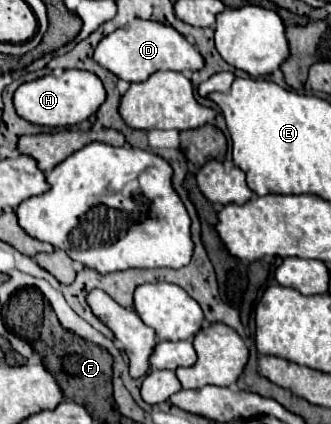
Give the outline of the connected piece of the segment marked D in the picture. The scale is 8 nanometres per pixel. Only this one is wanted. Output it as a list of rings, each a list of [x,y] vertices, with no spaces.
[[[134,19],[126,23],[124,27],[116,29],[114,33],[106,35],[94,51],[94,61],[100,67],[114,73],[116,77],[130,83],[146,81],[156,71],[192,73],[204,67],[202,55],[174,27],[158,23],[158,21],[142,21],[142,19]]]

